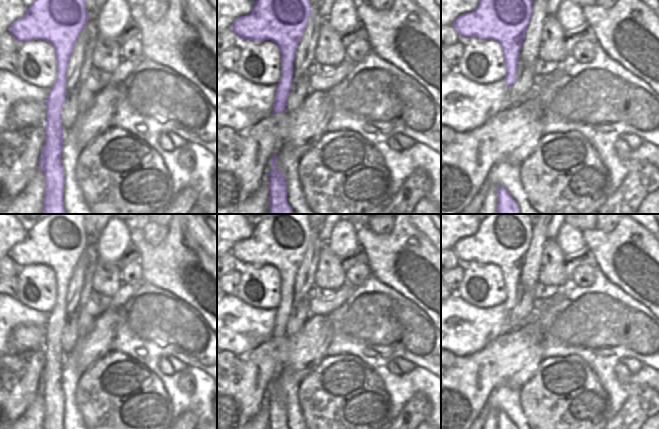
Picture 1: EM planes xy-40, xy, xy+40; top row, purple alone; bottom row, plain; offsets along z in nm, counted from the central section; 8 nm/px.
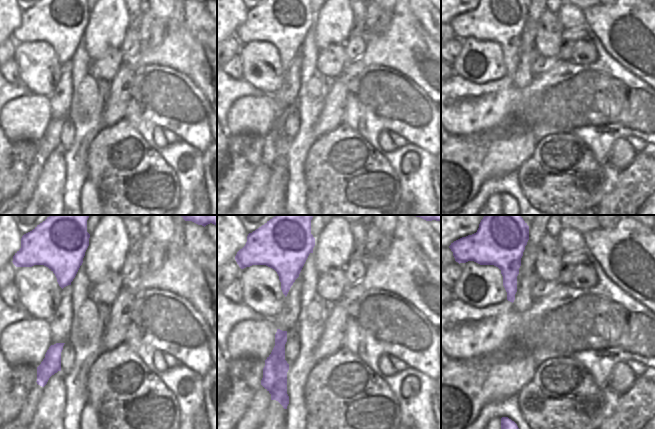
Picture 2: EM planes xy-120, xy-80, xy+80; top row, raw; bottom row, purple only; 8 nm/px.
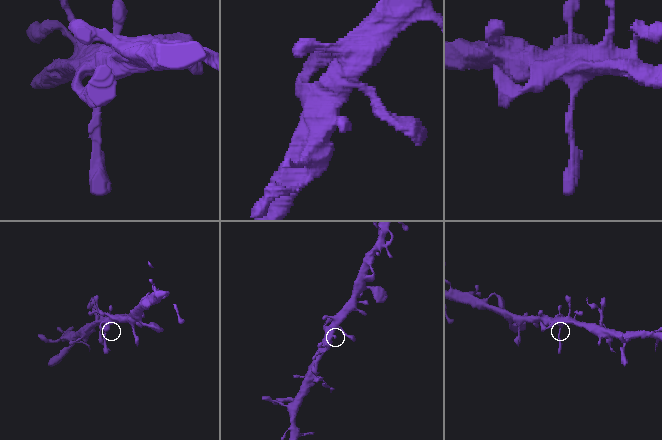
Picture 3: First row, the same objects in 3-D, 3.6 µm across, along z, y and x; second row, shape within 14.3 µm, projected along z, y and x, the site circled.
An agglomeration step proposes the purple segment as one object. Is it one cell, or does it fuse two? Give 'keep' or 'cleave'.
keep

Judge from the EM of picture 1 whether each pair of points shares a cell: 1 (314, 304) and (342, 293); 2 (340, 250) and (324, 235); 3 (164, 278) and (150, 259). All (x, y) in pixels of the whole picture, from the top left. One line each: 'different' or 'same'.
1: same
2: different
3: same

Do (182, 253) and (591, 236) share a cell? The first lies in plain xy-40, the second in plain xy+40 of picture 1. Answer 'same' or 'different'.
same

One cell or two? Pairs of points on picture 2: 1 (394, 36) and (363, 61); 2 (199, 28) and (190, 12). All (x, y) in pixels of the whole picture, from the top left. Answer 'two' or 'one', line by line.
1: one
2: one

